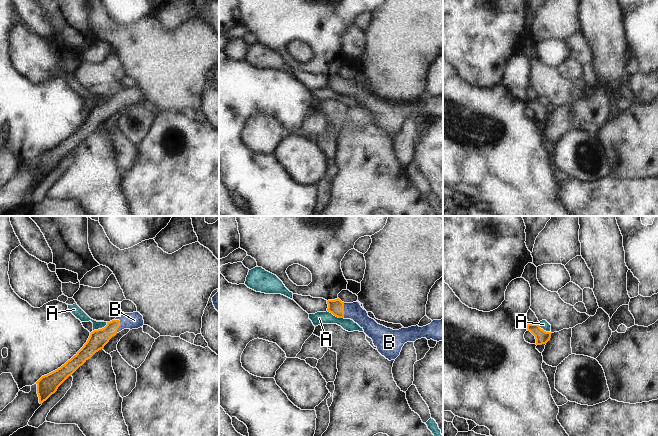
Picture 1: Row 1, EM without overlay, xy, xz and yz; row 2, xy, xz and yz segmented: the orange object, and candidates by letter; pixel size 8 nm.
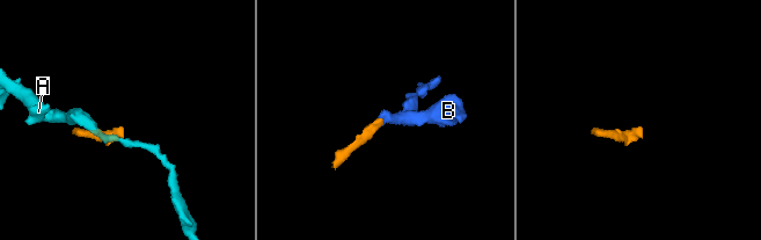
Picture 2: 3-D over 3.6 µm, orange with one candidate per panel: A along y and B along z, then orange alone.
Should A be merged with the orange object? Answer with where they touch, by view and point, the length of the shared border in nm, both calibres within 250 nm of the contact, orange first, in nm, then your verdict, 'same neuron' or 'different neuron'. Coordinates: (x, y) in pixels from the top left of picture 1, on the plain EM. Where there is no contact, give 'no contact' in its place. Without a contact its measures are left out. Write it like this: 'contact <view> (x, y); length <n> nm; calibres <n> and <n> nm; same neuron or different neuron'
contact xz (335, 91); length 150 nm; calibres 120 and 110 nm; different neuron

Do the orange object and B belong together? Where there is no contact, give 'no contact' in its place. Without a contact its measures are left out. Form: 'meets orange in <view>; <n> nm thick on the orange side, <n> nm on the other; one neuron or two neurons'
meets orange in xy; 150 nm thick on the orange side, 130 nm on the other; one neuron

